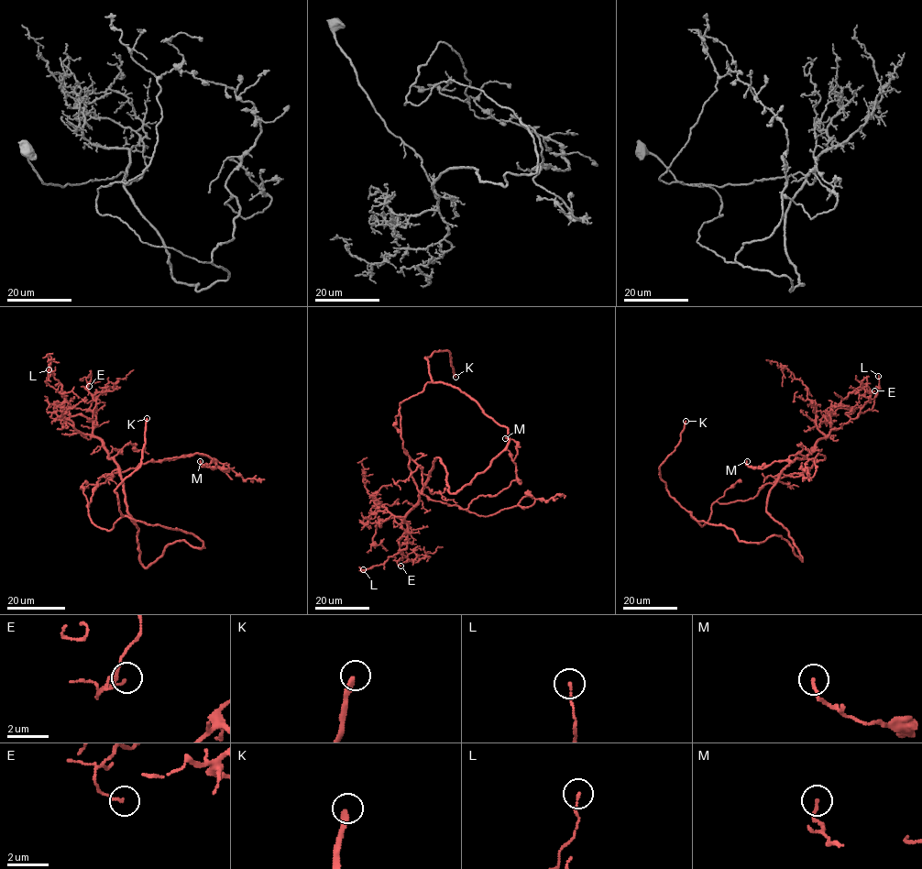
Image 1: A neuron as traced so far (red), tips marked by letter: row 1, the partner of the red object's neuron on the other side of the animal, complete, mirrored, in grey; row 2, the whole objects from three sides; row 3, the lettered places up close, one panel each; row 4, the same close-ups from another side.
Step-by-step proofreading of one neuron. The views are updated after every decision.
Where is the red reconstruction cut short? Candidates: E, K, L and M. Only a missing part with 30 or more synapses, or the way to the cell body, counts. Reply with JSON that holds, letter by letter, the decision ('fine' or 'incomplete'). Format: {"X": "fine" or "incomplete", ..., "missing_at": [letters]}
{"E": "fine", "K": "incomplete", "L": "fine", "M": "fine", "missing_at": ["K"]}

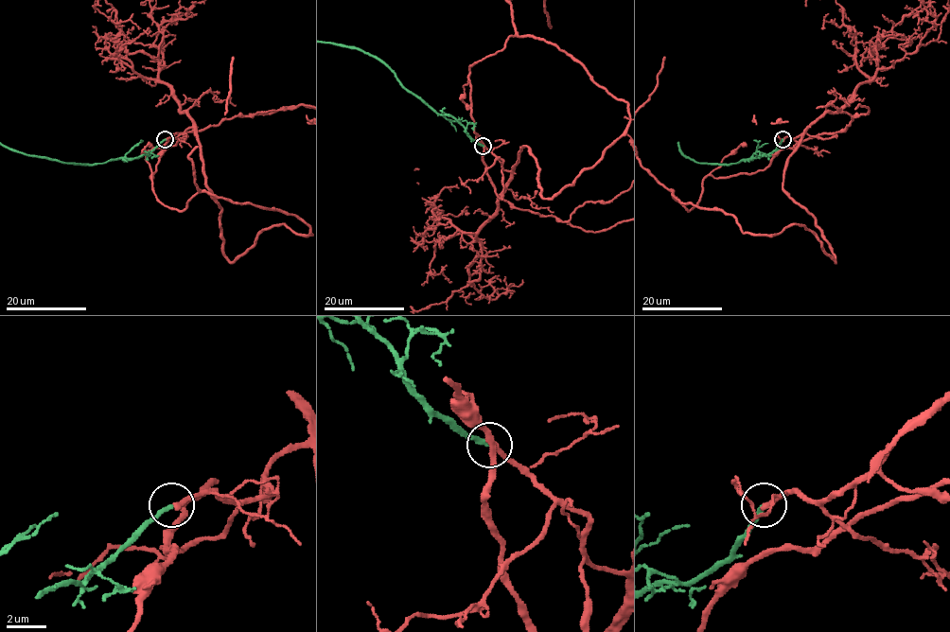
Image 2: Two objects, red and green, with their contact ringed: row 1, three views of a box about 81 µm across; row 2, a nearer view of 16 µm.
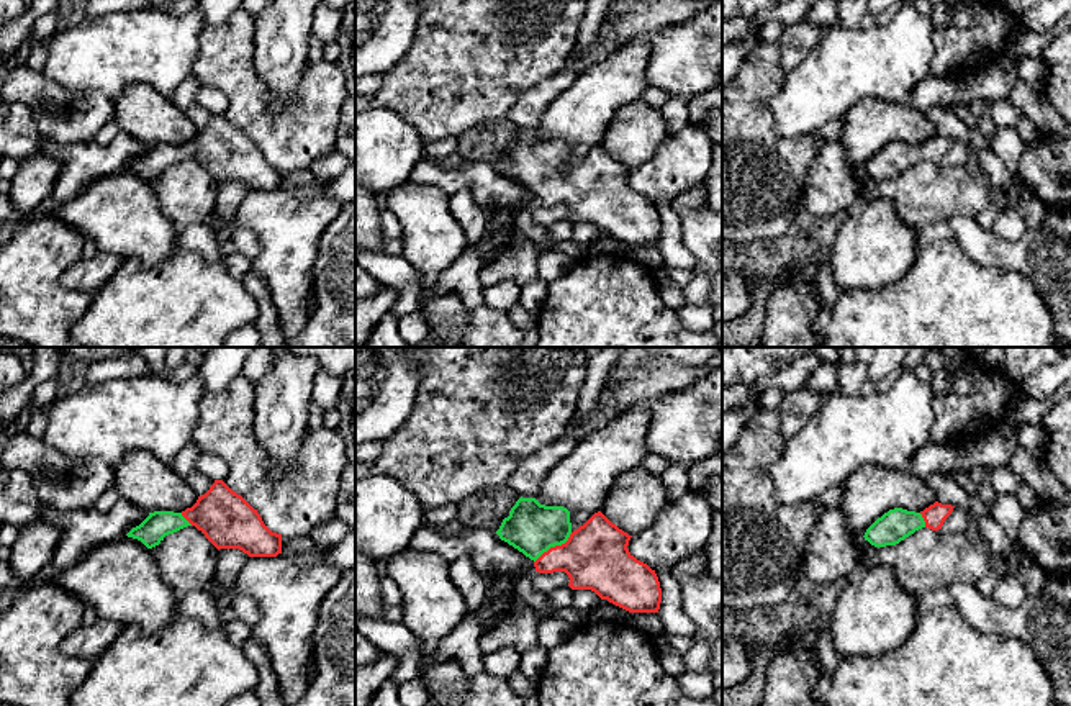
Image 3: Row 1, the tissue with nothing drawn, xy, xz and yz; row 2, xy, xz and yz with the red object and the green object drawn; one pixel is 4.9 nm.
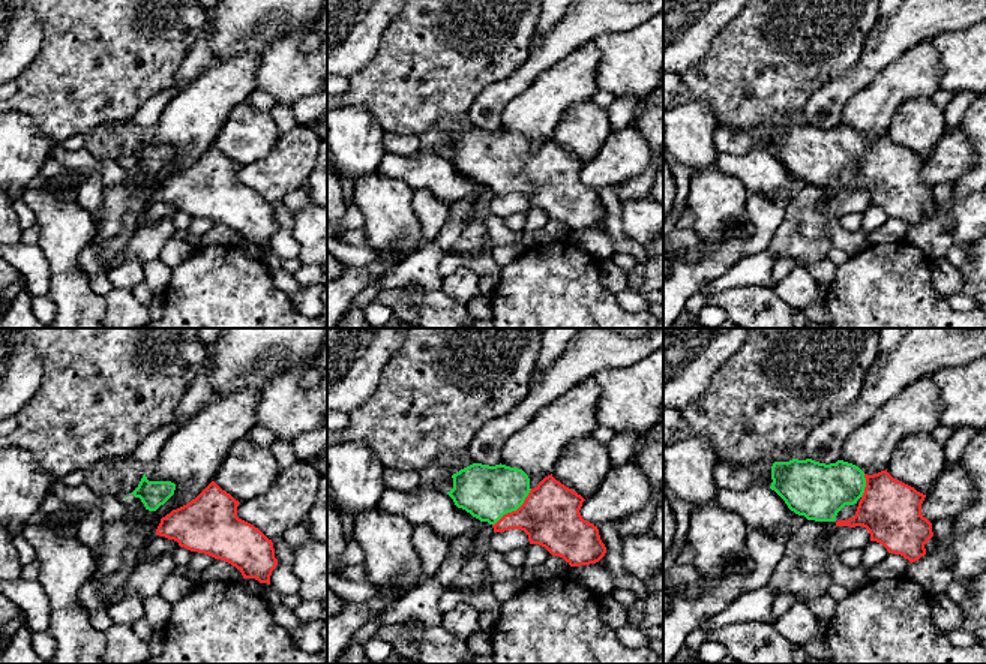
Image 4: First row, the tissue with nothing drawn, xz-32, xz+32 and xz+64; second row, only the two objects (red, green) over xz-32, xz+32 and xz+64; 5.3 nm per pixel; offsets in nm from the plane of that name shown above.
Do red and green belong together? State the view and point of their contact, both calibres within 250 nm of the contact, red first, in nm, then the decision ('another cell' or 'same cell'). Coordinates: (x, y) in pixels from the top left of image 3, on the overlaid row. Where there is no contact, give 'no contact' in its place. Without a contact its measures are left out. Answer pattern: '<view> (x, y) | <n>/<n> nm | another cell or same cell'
xz (555, 546) | 320/260 nm | same cell

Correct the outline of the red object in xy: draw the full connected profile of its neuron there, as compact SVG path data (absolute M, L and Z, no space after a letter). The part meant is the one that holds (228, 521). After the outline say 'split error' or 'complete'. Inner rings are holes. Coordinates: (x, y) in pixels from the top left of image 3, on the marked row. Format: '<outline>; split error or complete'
M215 480L210 490L198 496L192 508L182 513L154 511L126 536L141 541L147 549L159 545L165 536L187 526L195 526L205 537L219 549L239 549L249 557L277 557L282 554L282 534L272 532L241 495L233 491L223 480Z; split error

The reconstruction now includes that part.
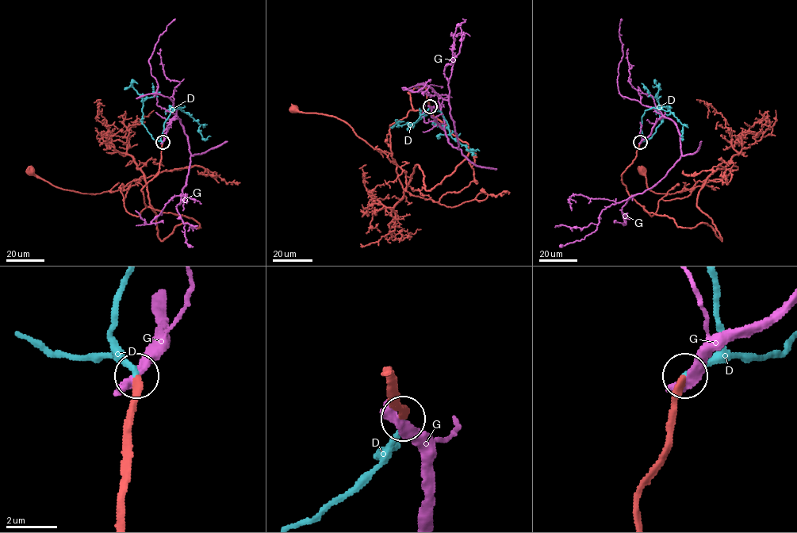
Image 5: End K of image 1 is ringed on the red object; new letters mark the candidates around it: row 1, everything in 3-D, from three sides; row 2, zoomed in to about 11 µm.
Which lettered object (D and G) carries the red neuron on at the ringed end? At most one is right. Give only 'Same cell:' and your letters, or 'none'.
Same cell: D

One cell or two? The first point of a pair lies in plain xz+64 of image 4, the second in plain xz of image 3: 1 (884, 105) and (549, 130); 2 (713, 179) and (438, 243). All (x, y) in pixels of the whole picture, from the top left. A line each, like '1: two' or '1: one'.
1: one
2: one

